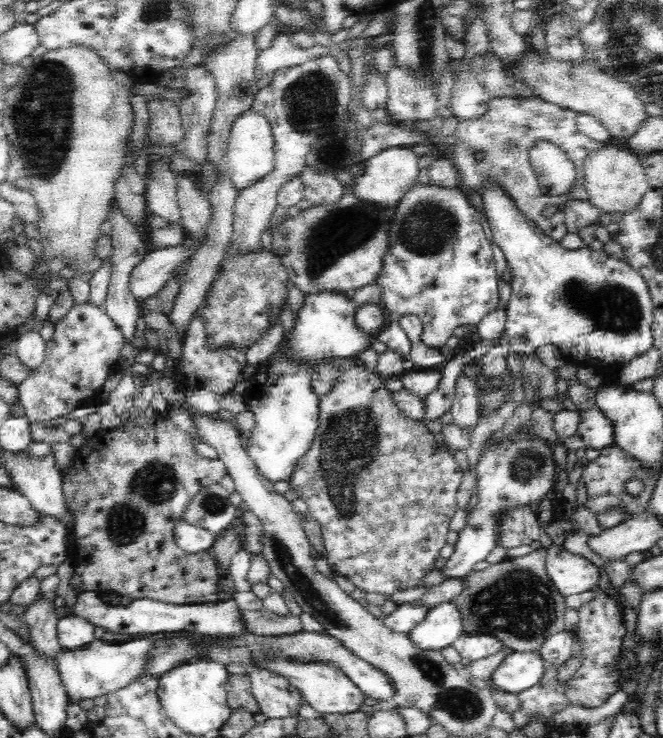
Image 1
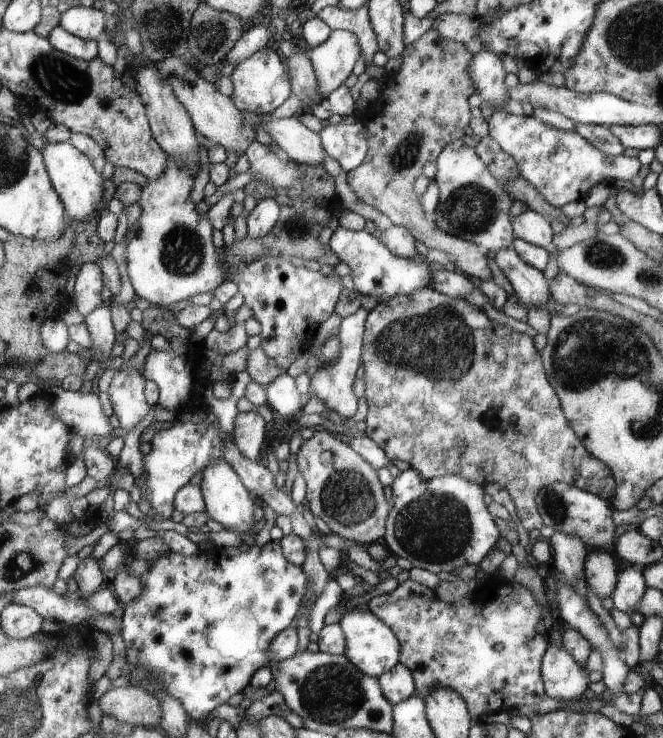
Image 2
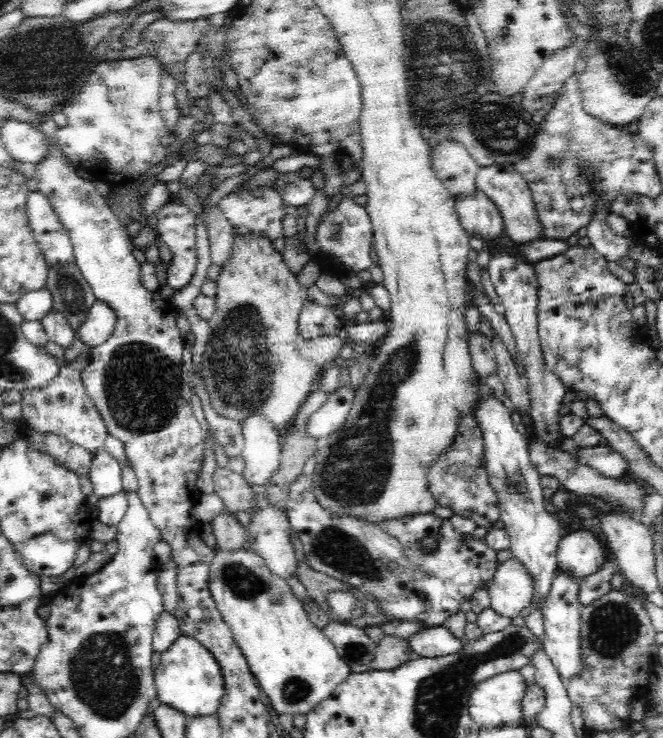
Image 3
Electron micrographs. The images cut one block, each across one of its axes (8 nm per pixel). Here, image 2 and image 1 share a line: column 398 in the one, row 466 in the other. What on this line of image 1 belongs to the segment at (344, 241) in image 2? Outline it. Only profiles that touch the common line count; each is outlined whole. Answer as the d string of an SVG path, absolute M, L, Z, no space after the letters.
M334 293L305 295L304 305L294 316L292 332L284 333L279 343L286 347L284 355L281 357L270 355L264 363L258 365L257 372L254 373L250 382L247 382L247 390L243 397L247 408L253 412L255 425L244 440L244 447L250 455L251 462L258 467L259 474L271 483L279 480L289 481L298 460L306 454L312 444L318 426L320 398L320 395L312 389L312 373L310 372L314 370L314 366L320 364L320 360L330 360L330 358L355 358L363 350L370 349L375 341L374 336L358 327L356 310L349 296L334 295Z

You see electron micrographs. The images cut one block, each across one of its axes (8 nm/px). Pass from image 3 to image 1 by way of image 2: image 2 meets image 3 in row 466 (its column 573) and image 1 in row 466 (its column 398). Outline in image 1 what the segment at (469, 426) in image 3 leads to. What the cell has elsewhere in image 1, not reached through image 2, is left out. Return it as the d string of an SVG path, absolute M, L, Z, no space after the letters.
M360 366L351 371L342 370L338 378L332 382L331 390L320 395L318 426L306 454L298 460L289 483L296 490L298 498L306 502L309 518L320 523L324 548L326 548L327 563L338 575L342 575L348 582L354 583L359 590L369 593L394 594L408 588L416 588L422 578L436 568L436 560L440 558L440 550L447 543L446 536L450 532L450 520L457 510L456 492L462 480L462 468L453 457L453 451L449 451L445 444L441 447L436 445L434 434L426 427L424 421L412 420L404 415L404 411L398 409L393 400L393 393L386 388L386 381L376 371Z

